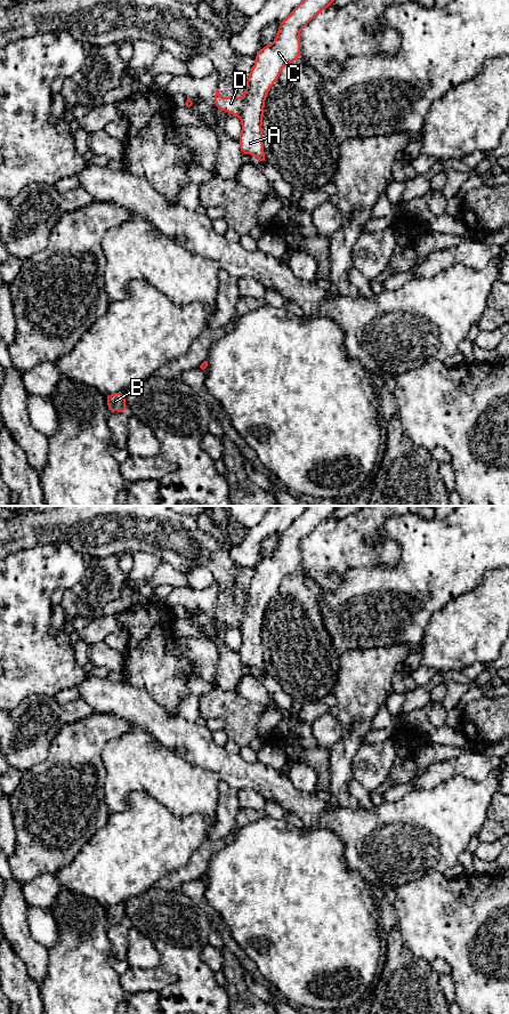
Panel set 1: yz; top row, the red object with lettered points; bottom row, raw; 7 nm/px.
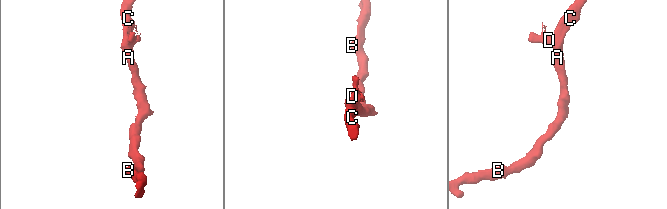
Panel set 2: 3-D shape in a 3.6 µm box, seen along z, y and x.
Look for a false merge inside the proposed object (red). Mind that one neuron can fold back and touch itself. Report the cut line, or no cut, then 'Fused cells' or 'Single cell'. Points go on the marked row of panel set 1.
Split along yz (243, 97), (243, 107), (239, 114). Fused cells

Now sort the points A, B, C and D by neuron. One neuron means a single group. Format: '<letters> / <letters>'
A B C / D

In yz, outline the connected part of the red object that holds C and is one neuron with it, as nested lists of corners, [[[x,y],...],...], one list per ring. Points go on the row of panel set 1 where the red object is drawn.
[[[302,0],[292,13],[280,23],[274,42],[262,47],[256,55],[256,64],[247,81],[243,95],[244,106],[240,118],[242,134],[240,148],[242,154],[253,154],[265,160],[261,122],[265,98],[270,86],[278,79],[284,65],[300,58],[300,30],[333,0]]]

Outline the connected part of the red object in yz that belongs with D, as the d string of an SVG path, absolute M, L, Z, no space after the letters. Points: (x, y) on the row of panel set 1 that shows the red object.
M216 90L215 105L220 111L227 111L232 115L240 115L241 111L244 106L244 99L243 99L243 97L237 99L233 96L223 98L219 96L219 90Z

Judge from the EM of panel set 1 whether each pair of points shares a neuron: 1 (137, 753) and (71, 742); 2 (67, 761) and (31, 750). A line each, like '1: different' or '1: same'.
1: different
2: different

